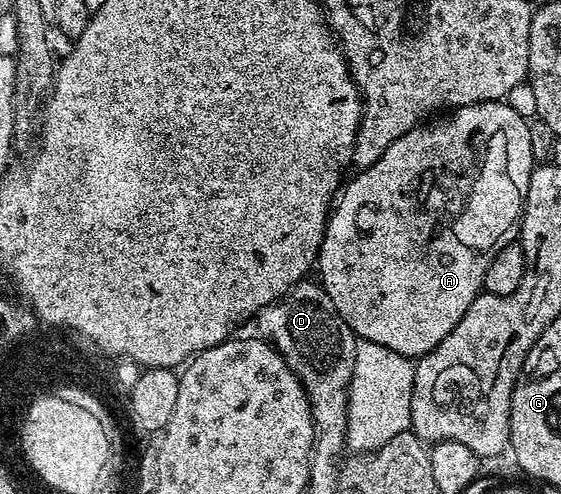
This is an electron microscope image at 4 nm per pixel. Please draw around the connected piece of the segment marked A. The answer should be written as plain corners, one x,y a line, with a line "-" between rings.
499,100
455,106
441,116
423,121
408,132
404,132
400,140
392,140
392,144
384,148
384,156
380,156
376,164
361,167
357,171
358,175
341,187
328,215
326,231
322,234
322,247
318,249
316,270
322,273
320,285
332,300
332,304
336,304
336,312
344,316
344,320
353,328
359,339
372,340
372,344
384,344
384,348
392,348
392,352
400,352
415,360
432,352
432,348
436,348
436,344
440,344
444,336
448,336
448,332
452,332
452,328
460,324
472,300
476,300
478,295
483,293
484,272
488,272
492,256
500,252
504,244
519,237
530,174
534,171
536,163
532,156
530,122
522,119
512,107
505,106
506,104
505,101

